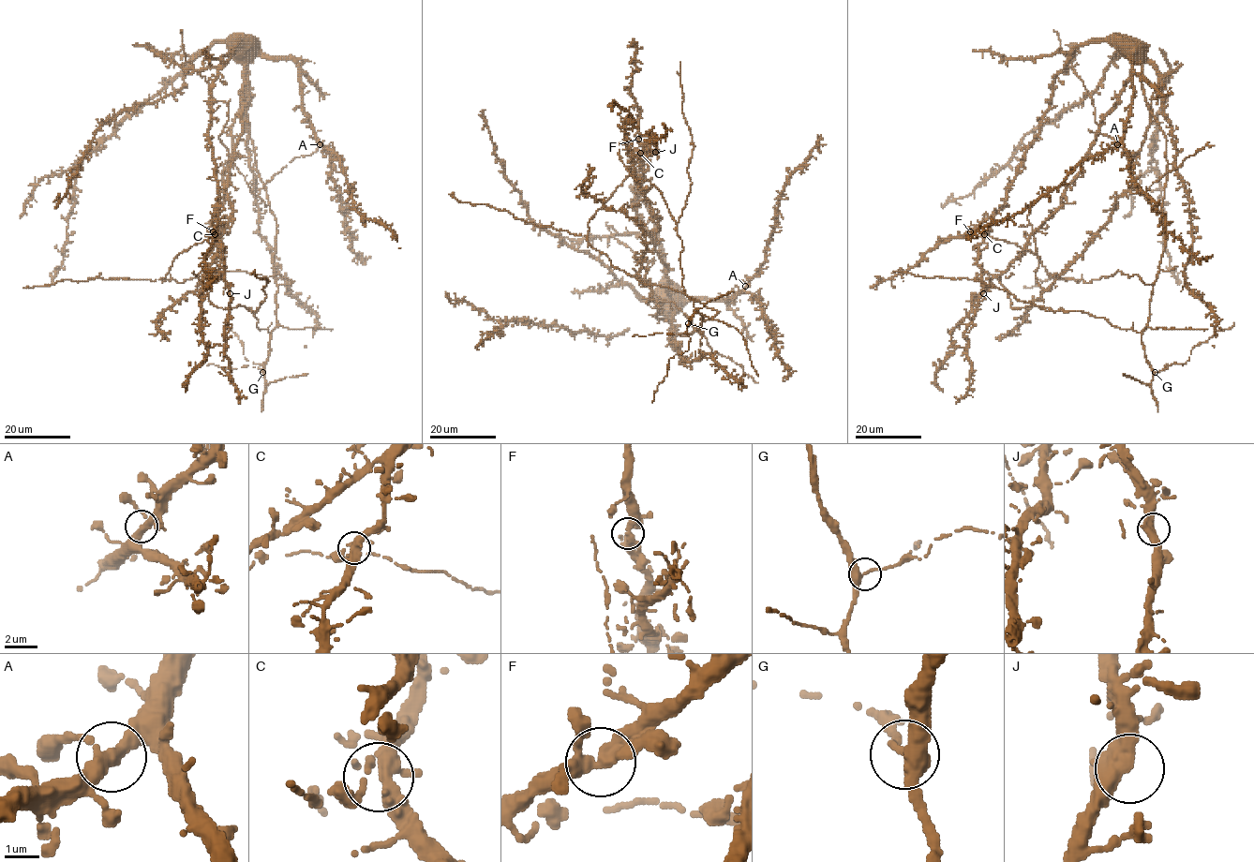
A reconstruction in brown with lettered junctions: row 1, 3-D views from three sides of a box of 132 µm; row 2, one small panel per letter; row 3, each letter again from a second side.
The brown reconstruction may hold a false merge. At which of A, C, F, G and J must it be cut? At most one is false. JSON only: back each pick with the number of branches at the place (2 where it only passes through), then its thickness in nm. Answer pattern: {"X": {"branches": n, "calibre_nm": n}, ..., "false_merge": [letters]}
{"false_merge": []}

